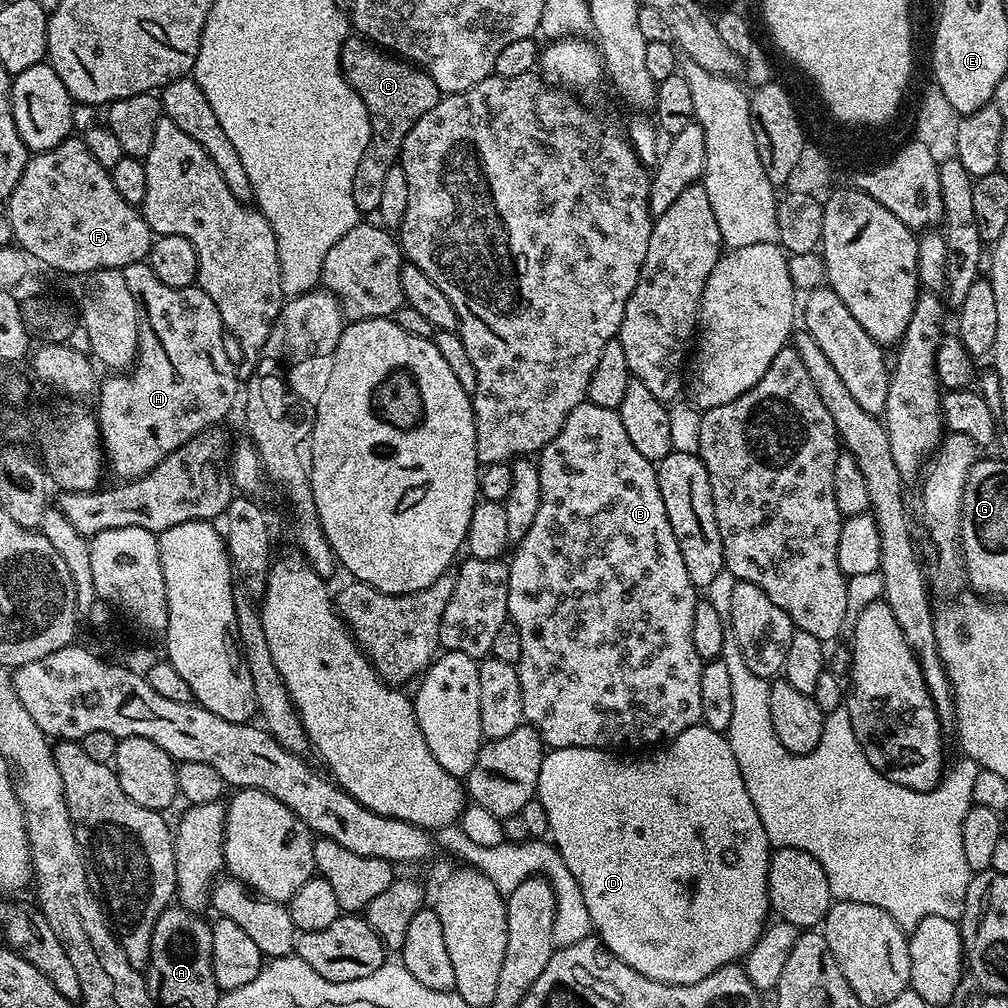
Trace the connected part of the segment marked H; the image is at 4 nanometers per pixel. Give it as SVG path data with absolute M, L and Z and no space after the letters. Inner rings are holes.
M146 262L127 264L122 271L126 286L130 289L130 294L134 294L134 302L140 311L140 346L131 369L132 376L108 374L105 380L103 377L98 388L98 423L102 447L110 461L110 472L121 476L121 481L131 482L137 476L144 476L154 470L158 462L162 462L174 450L183 448L190 438L221 423L220 419L231 410L232 403L236 400L236 368L224 345L226 329L222 314L218 314L218 306L214 306L210 294L206 294L199 286L166 286L166 282L158 282L158 277Z

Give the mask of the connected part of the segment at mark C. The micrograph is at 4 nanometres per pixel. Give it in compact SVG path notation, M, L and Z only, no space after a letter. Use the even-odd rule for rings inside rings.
M349 35L340 51L340 69L352 89L362 98L372 133L356 171L356 205L361 214L377 211L386 174L398 164L406 134L441 98L441 90L430 74L415 64L361 38Z

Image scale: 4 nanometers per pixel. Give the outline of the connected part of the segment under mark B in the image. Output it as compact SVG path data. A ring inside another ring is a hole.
M590 403L579 404L562 426L562 430L551 442L539 453L538 463L540 466L540 481L542 482L542 502L538 506L538 514L534 518L534 526L515 545L511 553L512 560L508 564L508 618L522 638L522 654L520 663L516 665L516 673L522 686L522 710L524 720L536 729L540 739L549 749L553 748L602 748L605 750L624 750L620 748L640 748L643 744L648 746L660 746L672 740L682 730L701 723L702 720L702 674L700 673L702 661L698 650L694 650L694 610L698 599L698 589L690 582L690 574L686 574L686 566L682 563L682 550L678 550L678 538L674 538L674 530L670 530L670 522L666 518L666 502L662 502L662 490L658 490L658 478L656 477L656 464L651 460L642 458L642 453L632 445L630 437L626 435L626 426L622 426L622 418L619 411L614 408L603 408Z

